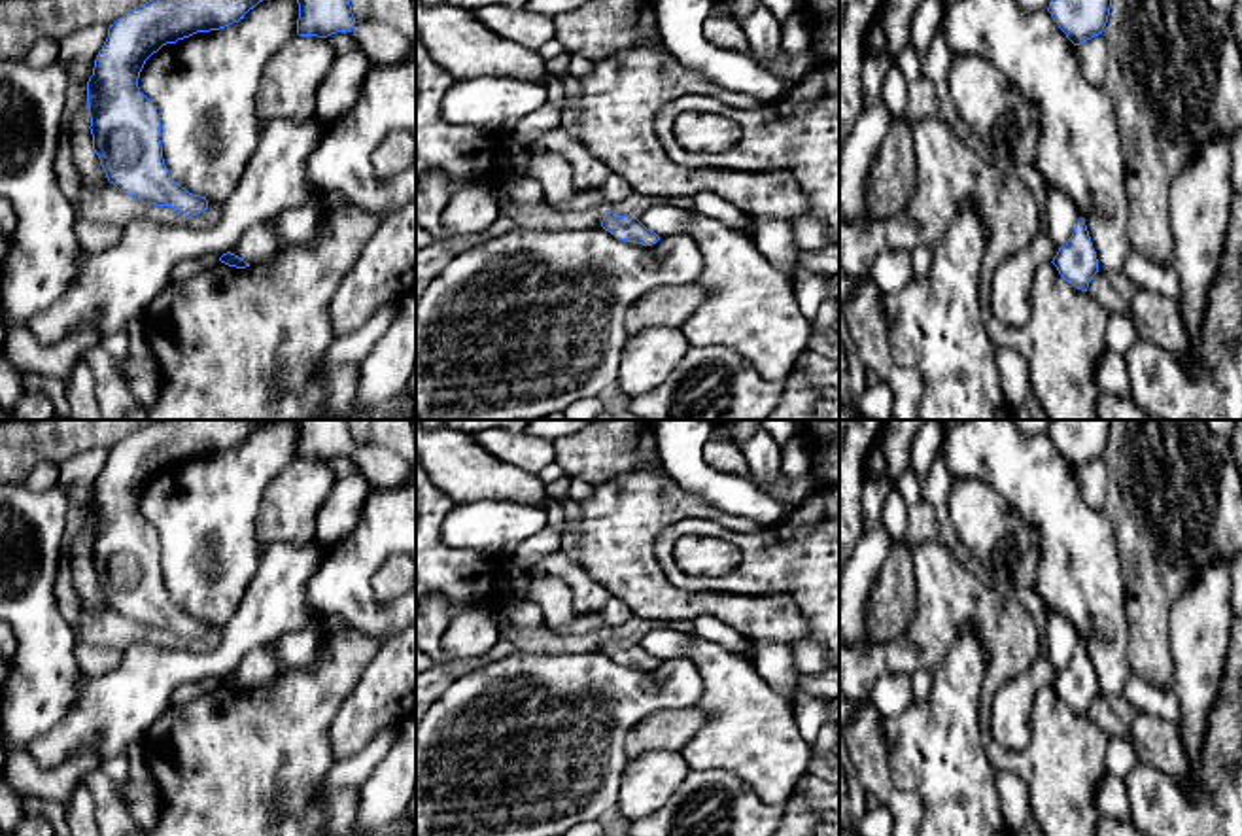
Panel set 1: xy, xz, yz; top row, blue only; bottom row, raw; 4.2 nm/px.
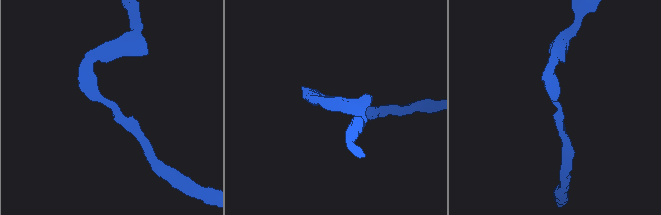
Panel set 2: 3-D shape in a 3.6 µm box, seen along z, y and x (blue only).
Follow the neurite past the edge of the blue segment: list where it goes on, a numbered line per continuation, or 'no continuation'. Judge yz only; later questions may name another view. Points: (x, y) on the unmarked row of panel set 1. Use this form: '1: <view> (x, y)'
no continuation

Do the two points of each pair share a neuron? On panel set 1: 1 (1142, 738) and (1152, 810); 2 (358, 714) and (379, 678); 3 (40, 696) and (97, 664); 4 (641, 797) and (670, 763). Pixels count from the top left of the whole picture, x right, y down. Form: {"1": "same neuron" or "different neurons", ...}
{"1": "different neurons", "2": "same neuron", "3": "different neurons", "4": "same neuron"}

